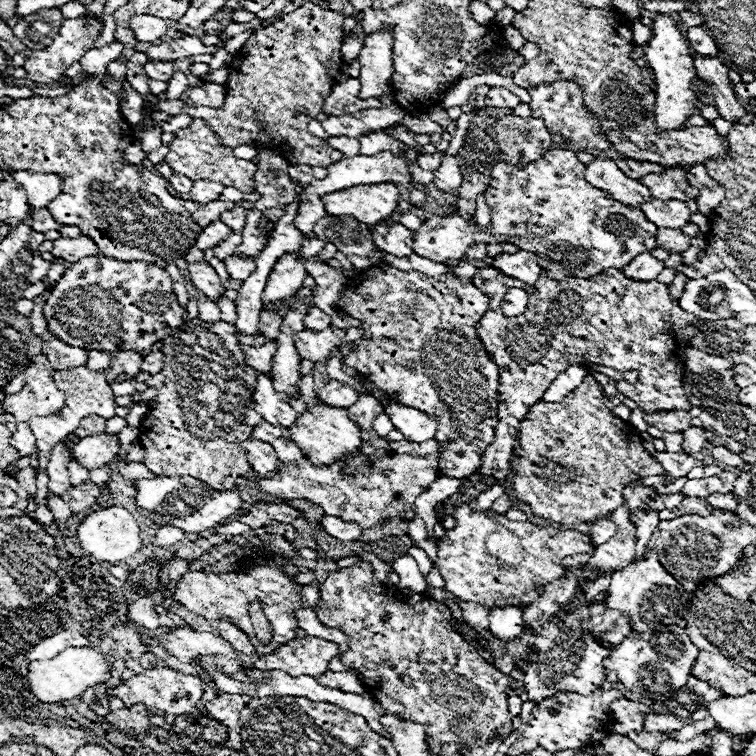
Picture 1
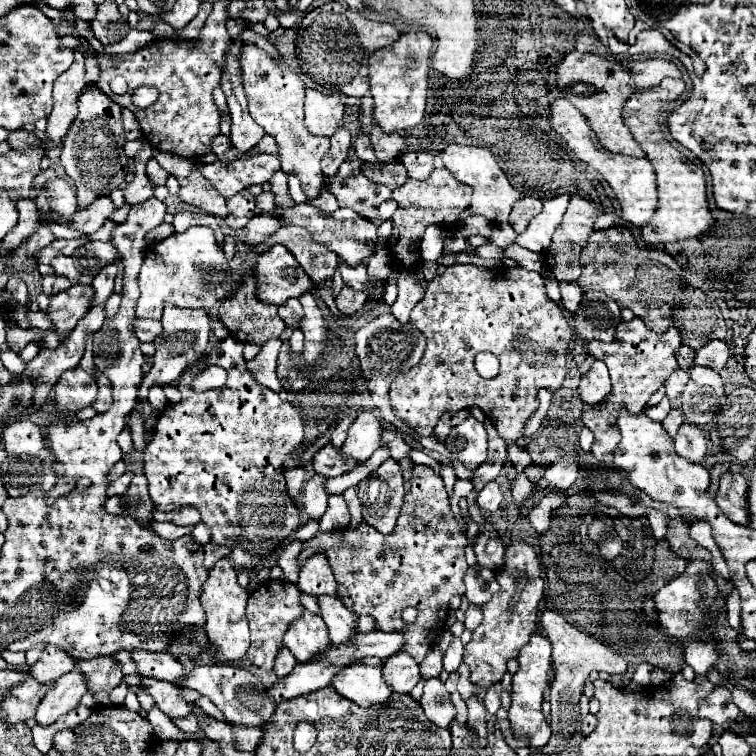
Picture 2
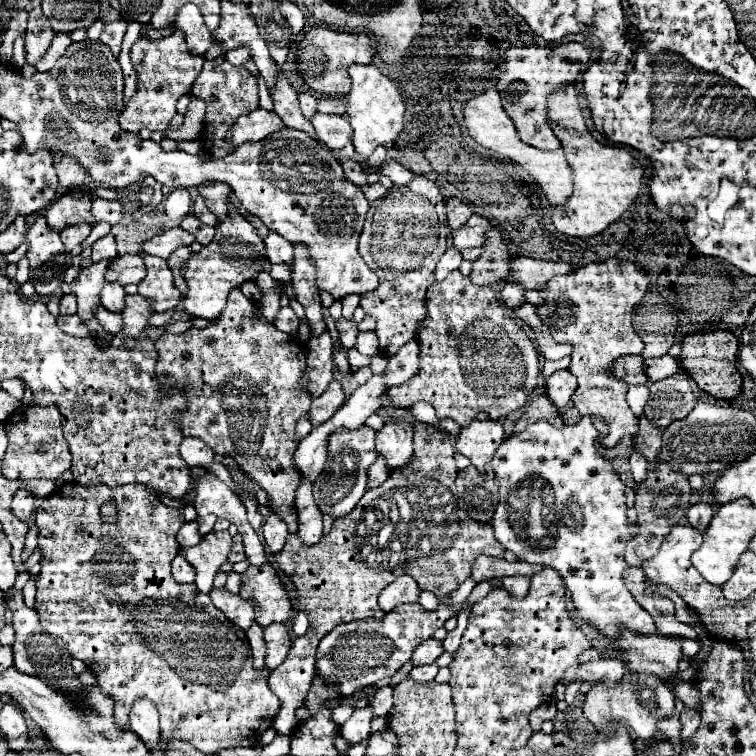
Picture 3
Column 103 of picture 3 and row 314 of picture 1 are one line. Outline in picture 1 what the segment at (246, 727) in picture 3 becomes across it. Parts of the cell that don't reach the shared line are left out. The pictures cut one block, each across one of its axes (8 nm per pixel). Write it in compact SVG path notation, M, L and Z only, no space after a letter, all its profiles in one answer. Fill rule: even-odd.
M492 266L480 268L472 284L490 298L488 312L476 325L476 331L500 374L496 442L488 446L478 468L490 486L504 482L510 474L510 456L516 446L520 420L530 406L542 398L552 380L570 364L586 368L590 364L600 364L616 372L637 370L639 381L631 384L621 379L616 387L646 412L692 408L684 394L682 374L686 350L690 346L688 340L698 332L696 328L688 328L688 322L696 318L670 298L666 284L656 280L634 282L624 274L620 278L608 274L608 278L600 282L600 294L588 294L584 286L576 286L576 278L552 280L542 274L536 286L528 286L500 274L500 270ZM510 286L518 286L528 294L528 308L520 316L506 318L500 310L500 302Z

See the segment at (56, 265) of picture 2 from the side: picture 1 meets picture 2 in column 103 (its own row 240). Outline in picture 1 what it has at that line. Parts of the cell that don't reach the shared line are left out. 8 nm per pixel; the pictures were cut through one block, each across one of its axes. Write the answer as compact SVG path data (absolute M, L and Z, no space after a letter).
M270 208L270 210L246 210L246 226L242 230L242 244L238 246L238 252L244 260L256 260L256 254L264 250L264 242L268 242L274 224L284 216L282 208Z

